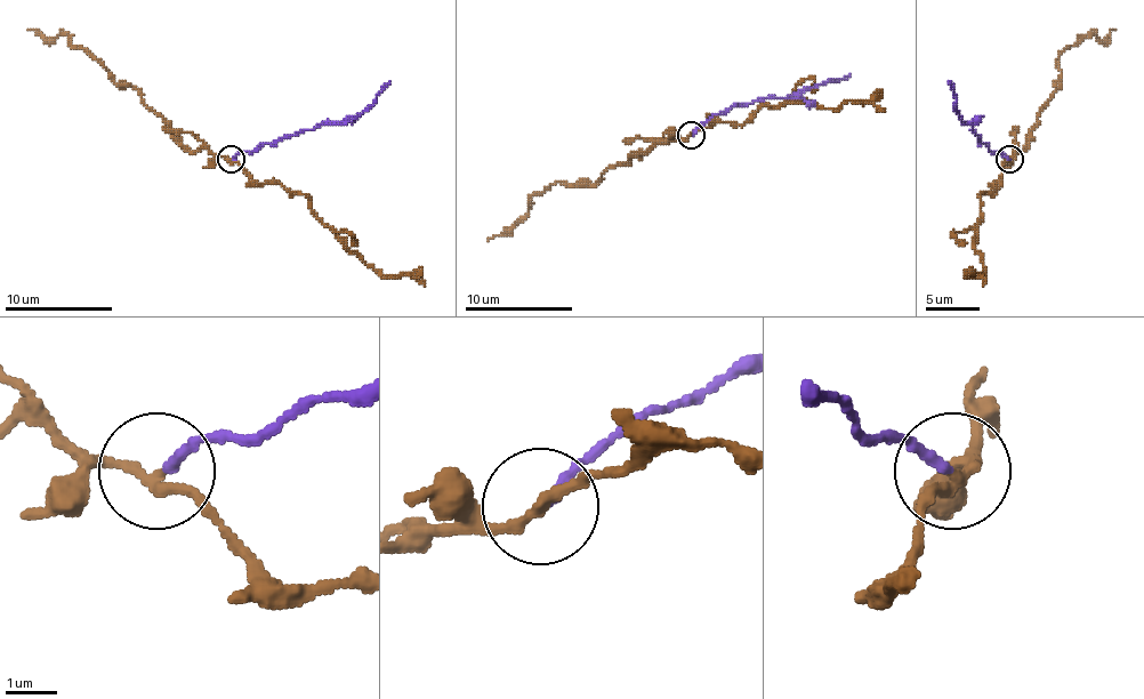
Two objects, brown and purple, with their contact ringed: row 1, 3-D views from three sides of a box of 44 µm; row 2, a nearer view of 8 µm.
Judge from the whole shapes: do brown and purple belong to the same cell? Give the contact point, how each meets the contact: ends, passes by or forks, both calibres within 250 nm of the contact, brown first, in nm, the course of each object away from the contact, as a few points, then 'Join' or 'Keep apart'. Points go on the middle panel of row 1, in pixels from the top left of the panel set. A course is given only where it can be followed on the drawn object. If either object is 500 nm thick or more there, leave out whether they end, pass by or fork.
Place: (691, 135). At the ring brown passes by. At the ring purple ends. Thickness 200 nm (brown) against 190 nm. Course of brown: (691, 136), (650, 146), (612, 166), (593, 184), (550, 184), (531, 198), (525, 214), (488, 241). Course of purple: (693, 136), (701, 125), (725, 109), (782, 97), (850, 73). Keep apart

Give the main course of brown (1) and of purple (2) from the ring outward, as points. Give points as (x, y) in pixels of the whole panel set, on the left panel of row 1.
1: (231, 159), (206, 149), (190, 151), (133, 86), (120, 86), (65, 35), (49, 40), (27, 30)
2: (233, 159), (241, 151), (322, 125), (357, 119), (389, 81)

